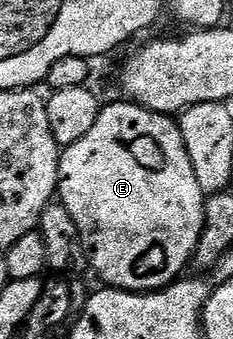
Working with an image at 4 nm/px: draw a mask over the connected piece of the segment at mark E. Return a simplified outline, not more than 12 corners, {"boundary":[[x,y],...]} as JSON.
{"boundary":[[108,105],[60,204],[111,289],[163,291],[205,222],[181,126]]}

